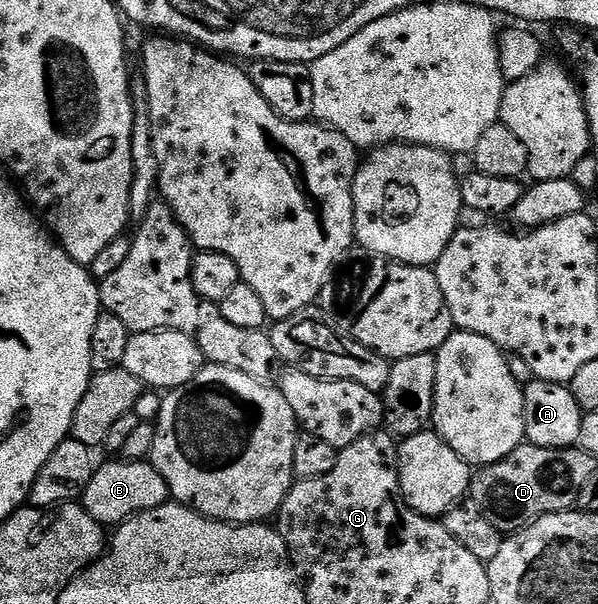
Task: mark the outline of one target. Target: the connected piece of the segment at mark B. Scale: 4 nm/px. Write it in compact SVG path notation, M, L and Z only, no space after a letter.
M107 459L104 465L96 468L89 479L89 487L85 487L81 504L97 523L104 527L118 527L136 513L153 511L157 507L168 504L172 500L165 479L161 479L161 471L157 471L150 460L128 461L126 459Z

